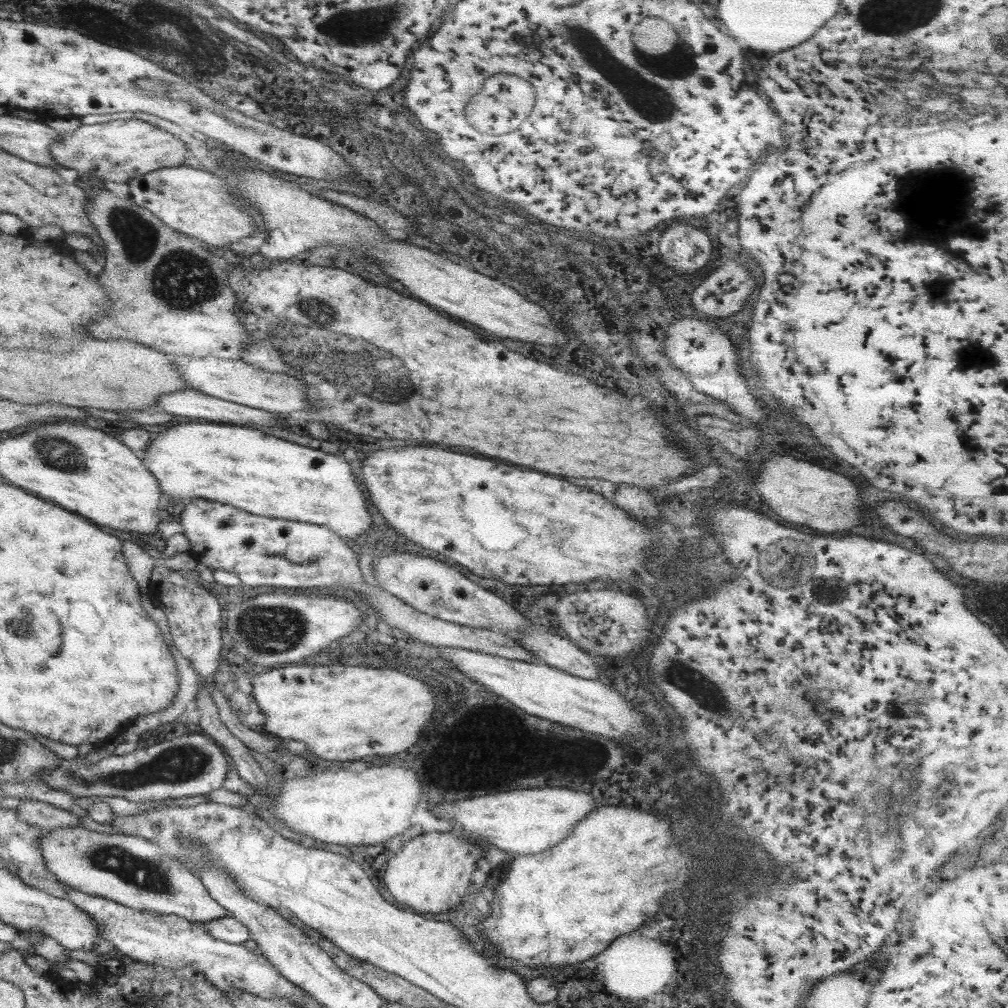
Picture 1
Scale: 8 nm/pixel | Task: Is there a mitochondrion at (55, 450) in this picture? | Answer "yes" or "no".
yes

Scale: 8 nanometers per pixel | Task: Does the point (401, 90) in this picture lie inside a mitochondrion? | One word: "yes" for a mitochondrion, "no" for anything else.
no

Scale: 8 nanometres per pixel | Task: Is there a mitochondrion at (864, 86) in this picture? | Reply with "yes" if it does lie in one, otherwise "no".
no

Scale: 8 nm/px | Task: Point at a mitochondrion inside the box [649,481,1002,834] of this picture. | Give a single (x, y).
(703, 691)

